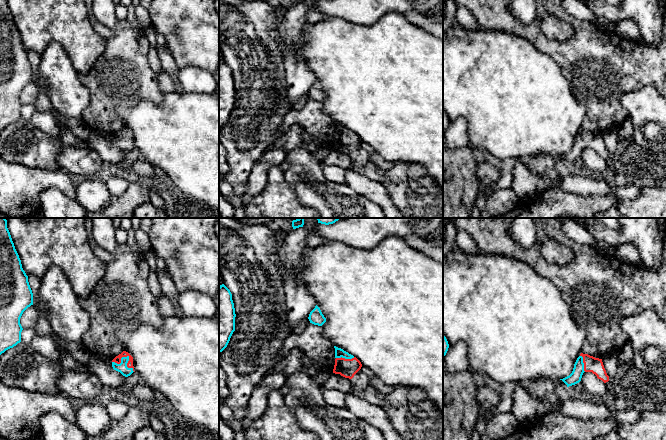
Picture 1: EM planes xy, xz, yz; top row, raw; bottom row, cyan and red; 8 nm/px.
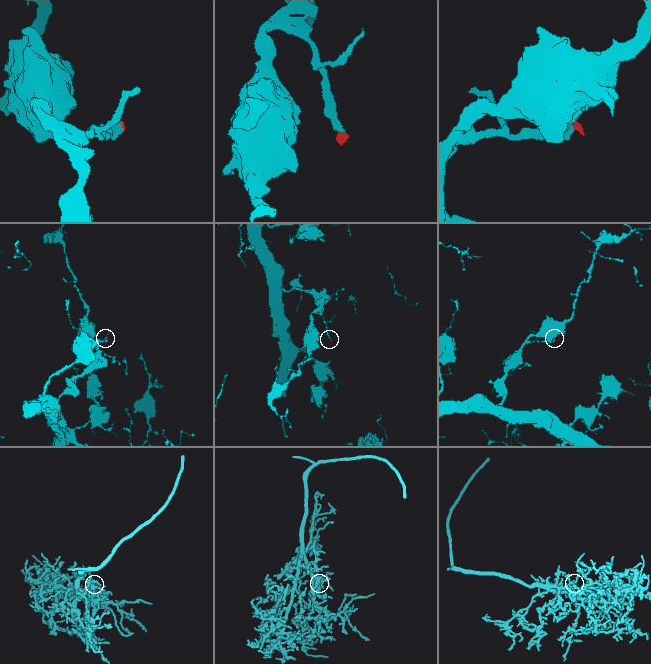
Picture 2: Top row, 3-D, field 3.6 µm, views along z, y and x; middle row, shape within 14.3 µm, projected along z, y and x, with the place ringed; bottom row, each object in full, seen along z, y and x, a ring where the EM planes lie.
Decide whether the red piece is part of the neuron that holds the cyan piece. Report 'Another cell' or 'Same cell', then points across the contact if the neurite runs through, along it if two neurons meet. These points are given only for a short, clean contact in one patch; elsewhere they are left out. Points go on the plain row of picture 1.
Same cell. Path across: xy (122, 143), (127, 132), (117, 135)

